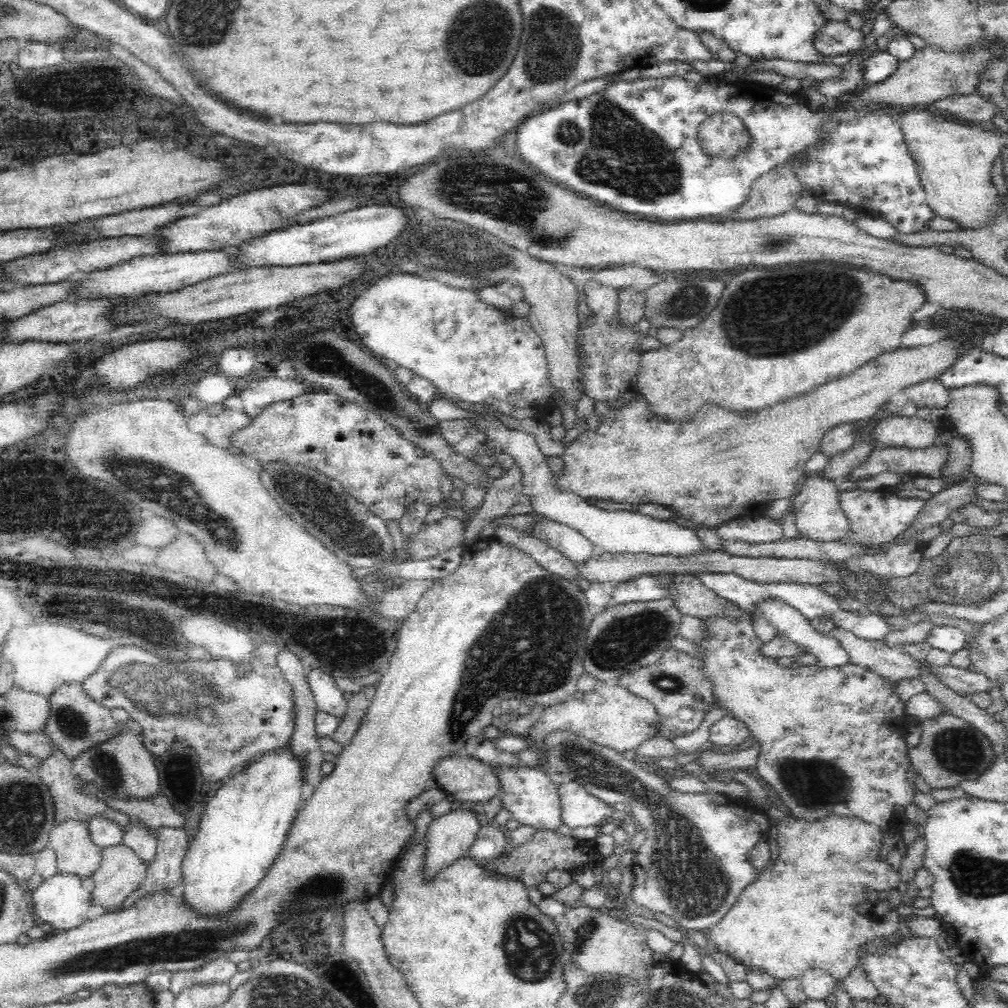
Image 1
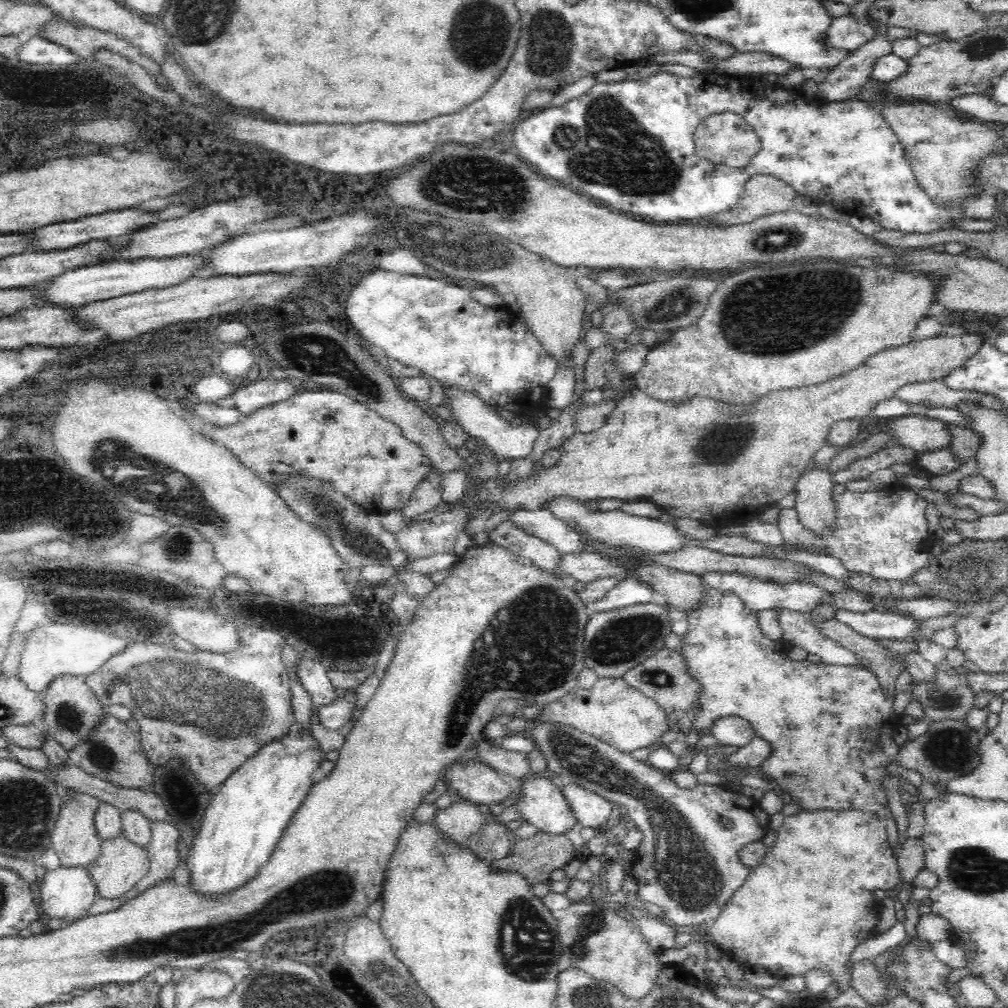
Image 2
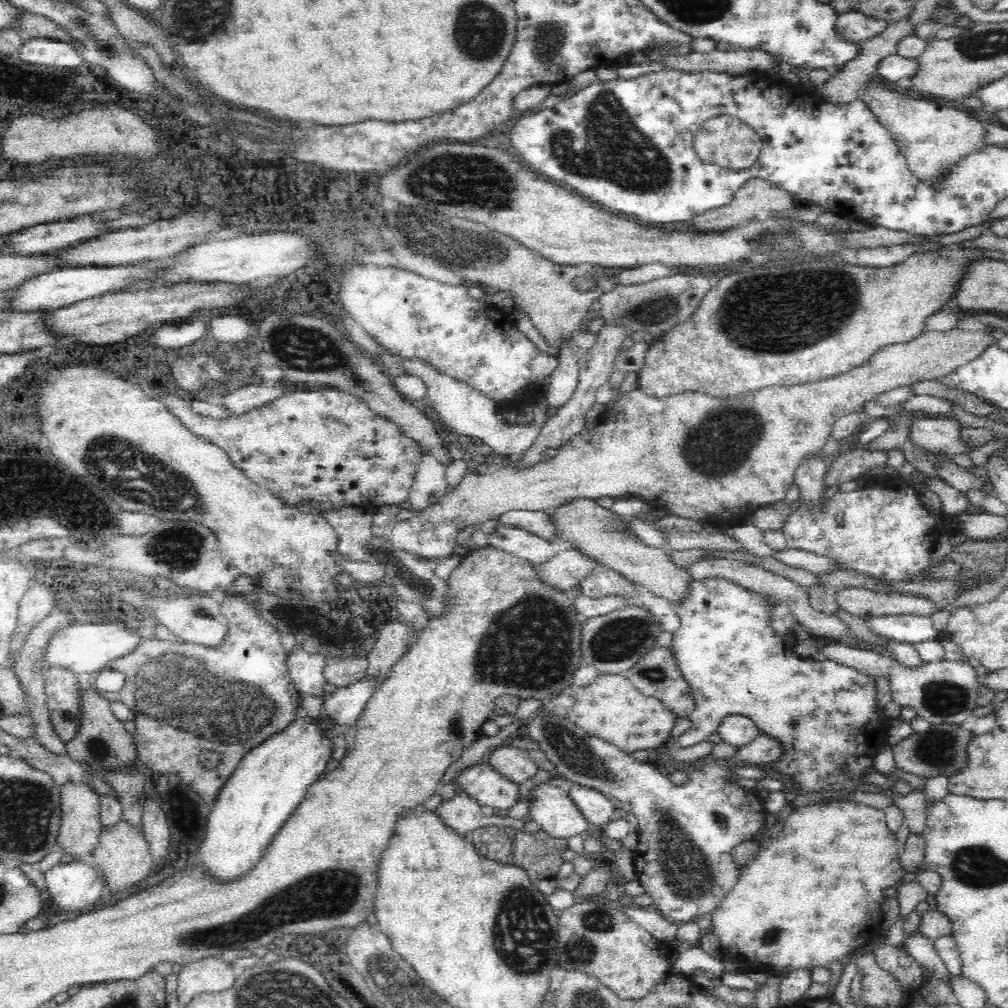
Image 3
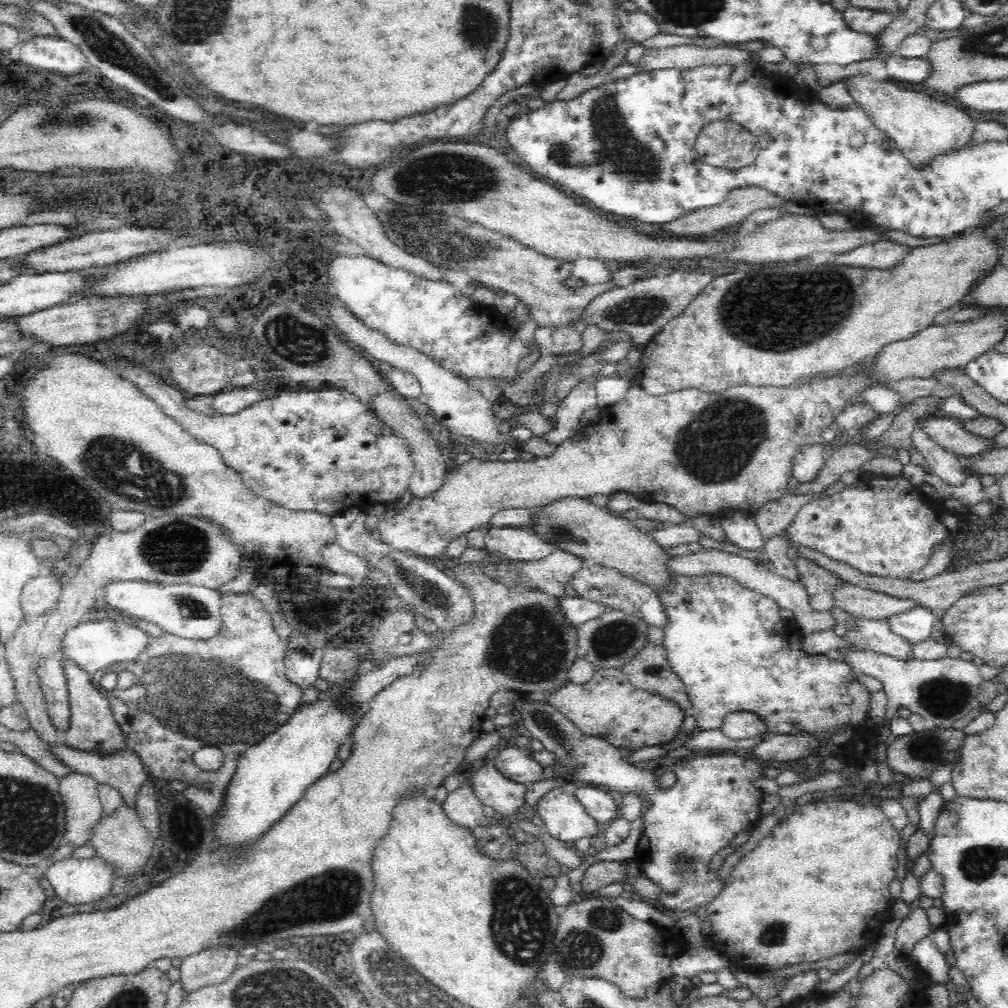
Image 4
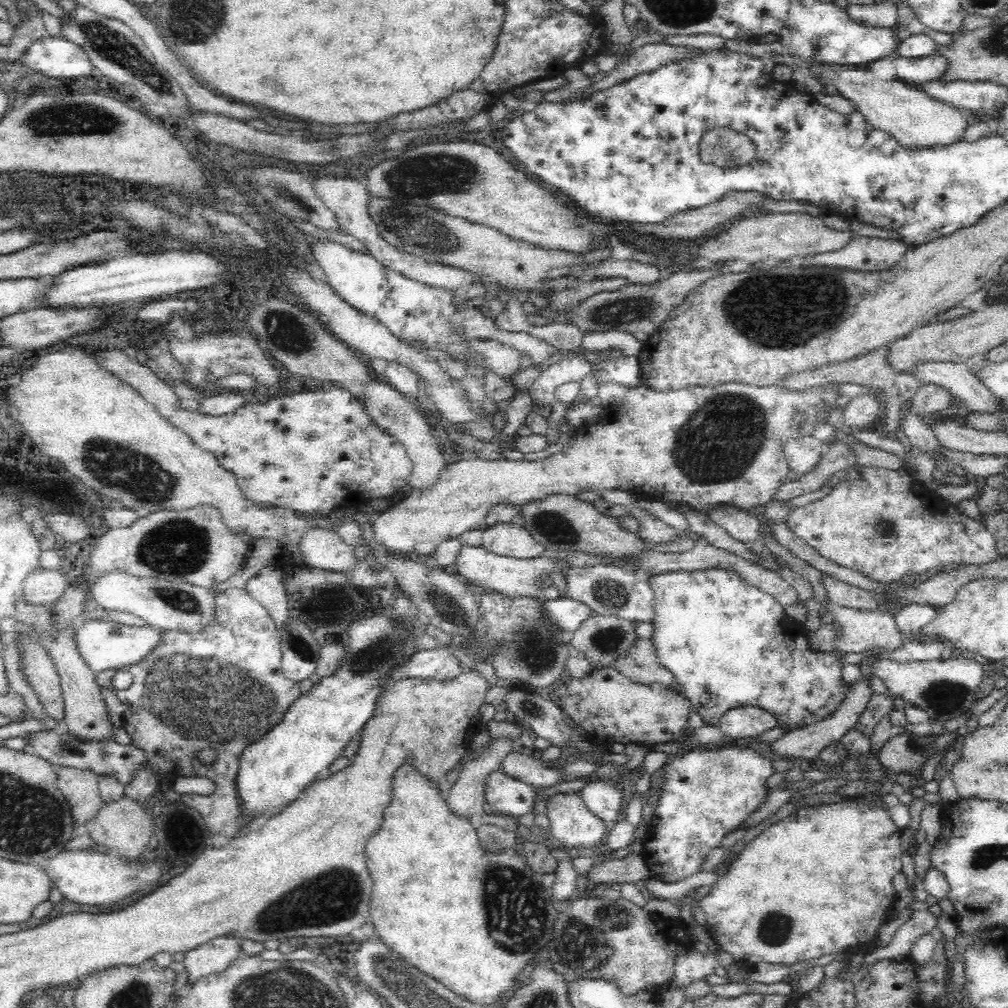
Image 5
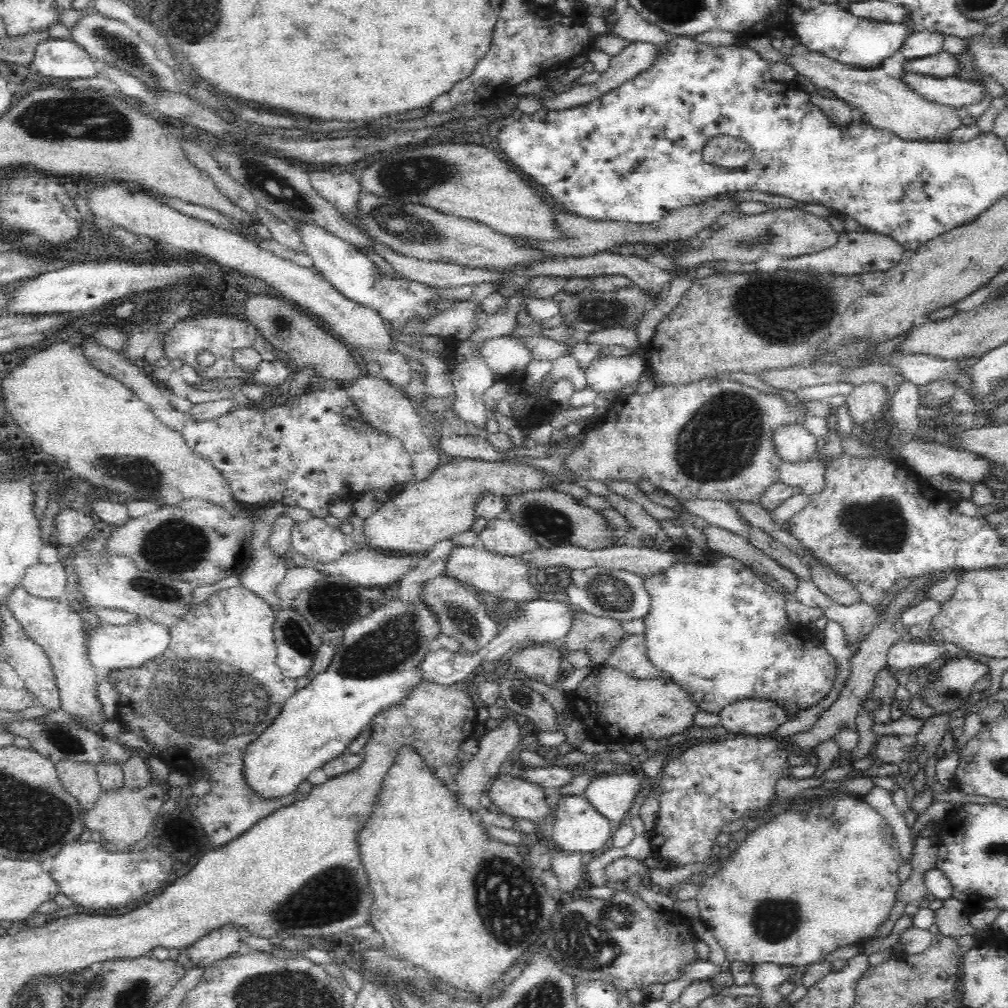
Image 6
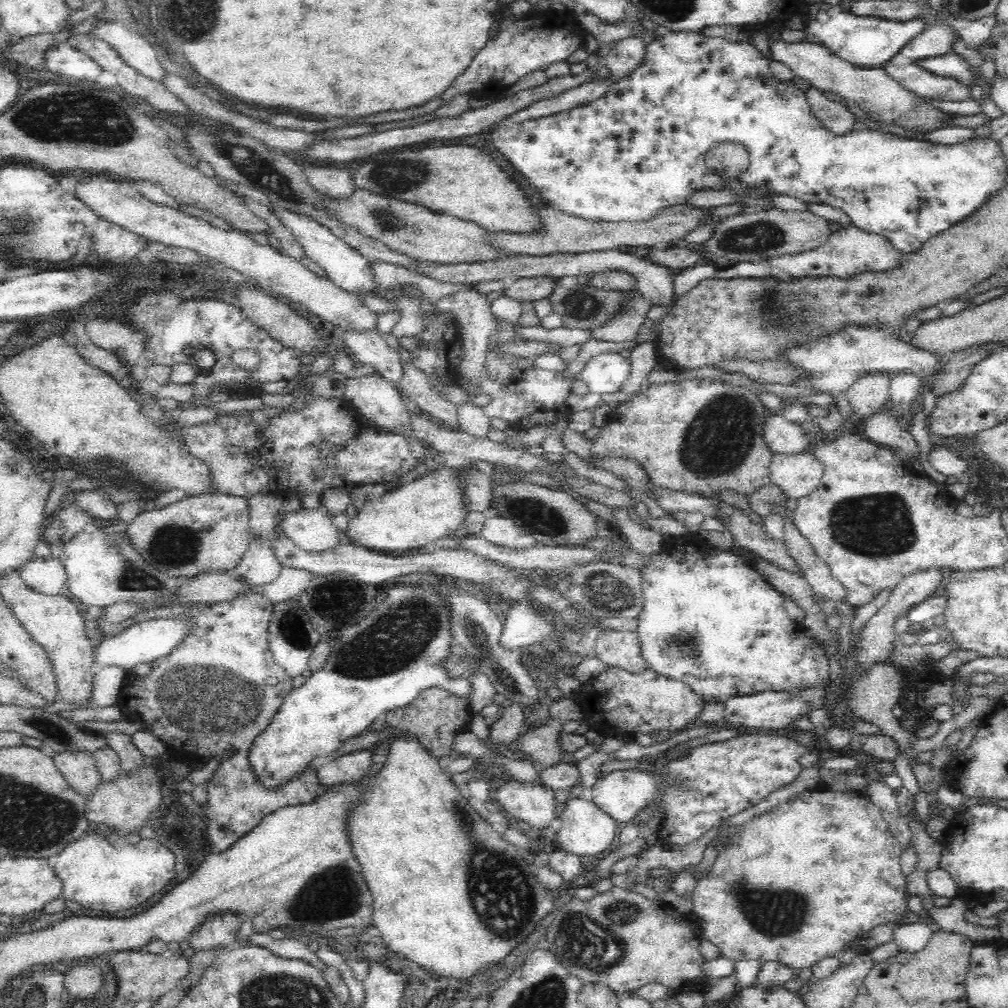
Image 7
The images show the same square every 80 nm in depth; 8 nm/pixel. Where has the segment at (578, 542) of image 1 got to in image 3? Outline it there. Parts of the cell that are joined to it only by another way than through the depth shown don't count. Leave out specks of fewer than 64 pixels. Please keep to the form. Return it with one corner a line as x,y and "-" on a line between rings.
510,510
500,514
497,520
498,525
518,527
546,540
557,538
553,534
553,526
548,521
548,513
543,510

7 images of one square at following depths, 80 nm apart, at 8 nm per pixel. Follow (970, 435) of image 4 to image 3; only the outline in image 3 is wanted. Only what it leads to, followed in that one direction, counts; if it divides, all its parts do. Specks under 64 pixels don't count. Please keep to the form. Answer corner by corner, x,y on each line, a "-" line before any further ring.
915,415
910,426
913,444
948,456
969,455
975,449
963,439
960,430
957,421
942,415

